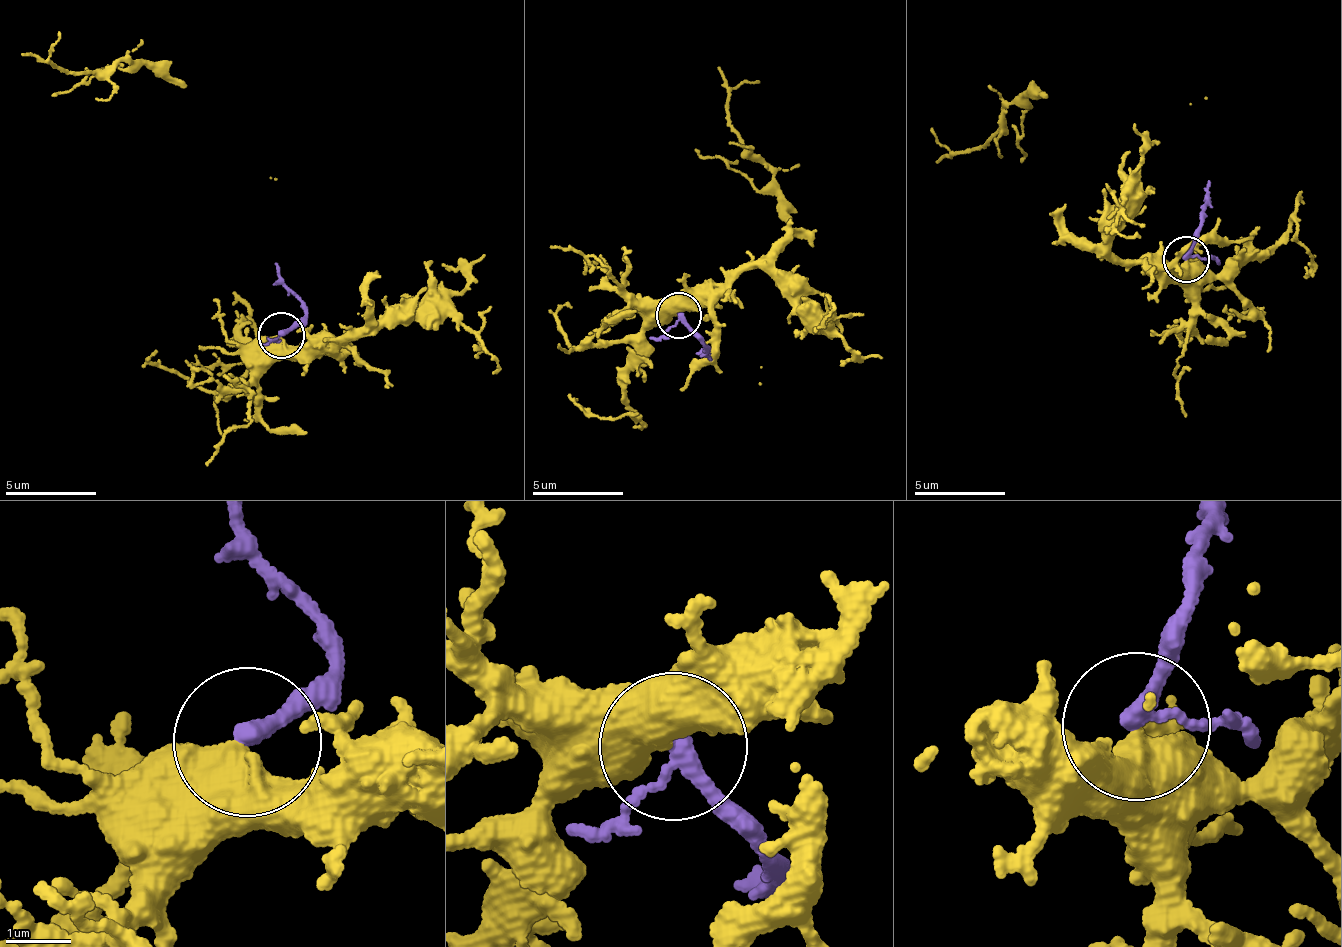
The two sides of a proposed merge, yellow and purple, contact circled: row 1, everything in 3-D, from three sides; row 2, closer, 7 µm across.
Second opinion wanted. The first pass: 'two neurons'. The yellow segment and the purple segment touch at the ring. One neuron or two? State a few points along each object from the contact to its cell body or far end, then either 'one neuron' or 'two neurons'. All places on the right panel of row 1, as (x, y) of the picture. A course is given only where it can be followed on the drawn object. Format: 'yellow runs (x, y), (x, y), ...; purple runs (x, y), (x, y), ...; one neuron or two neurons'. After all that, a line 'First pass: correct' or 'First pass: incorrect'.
yellow runs (1187, 259), (1221, 277), (1283, 236), (1300, 189), (1203, 98), (1026, 100), (956, 151), (932, 126); purple runs (1184, 258), (1203, 224), (1210, 179); two neurons
First pass: correct

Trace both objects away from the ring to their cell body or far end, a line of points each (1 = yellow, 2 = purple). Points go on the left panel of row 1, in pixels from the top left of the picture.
1: (278, 334), (251, 355), (237, 290), (277, 179), (181, 88), (127, 60), (89, 74), (49, 60), (60, 30)
2: (282, 333), (304, 314), (276, 262)

